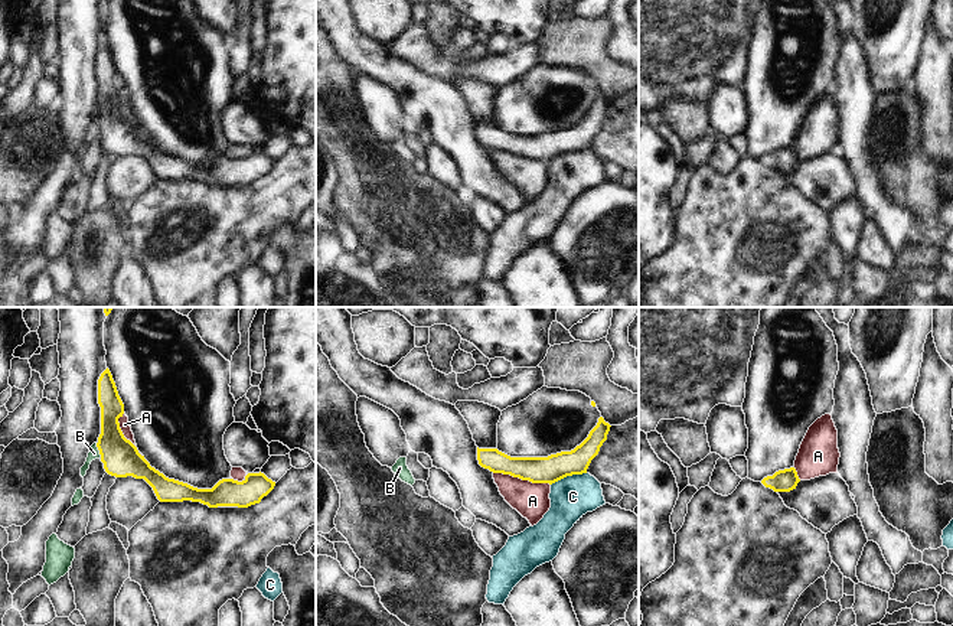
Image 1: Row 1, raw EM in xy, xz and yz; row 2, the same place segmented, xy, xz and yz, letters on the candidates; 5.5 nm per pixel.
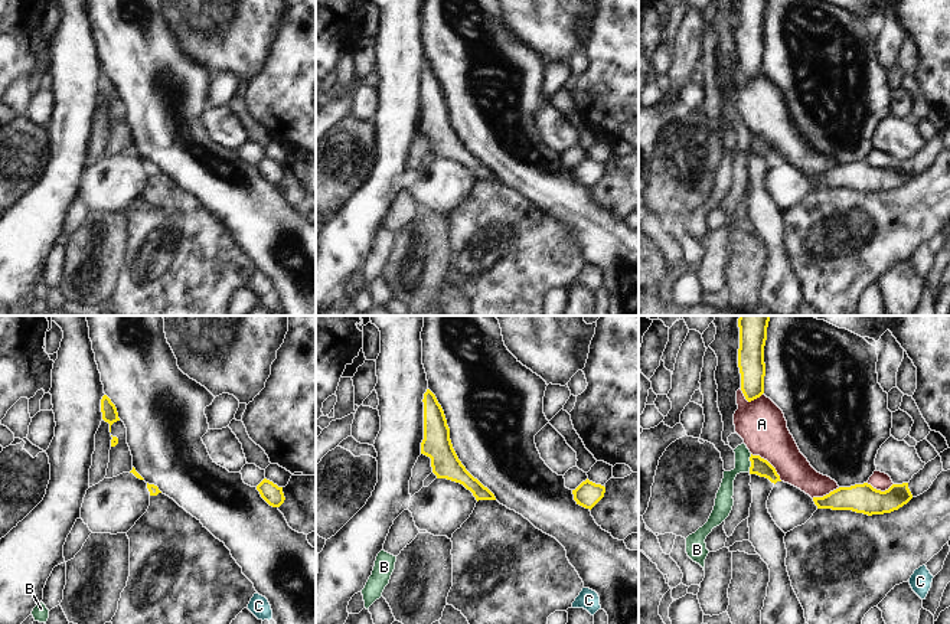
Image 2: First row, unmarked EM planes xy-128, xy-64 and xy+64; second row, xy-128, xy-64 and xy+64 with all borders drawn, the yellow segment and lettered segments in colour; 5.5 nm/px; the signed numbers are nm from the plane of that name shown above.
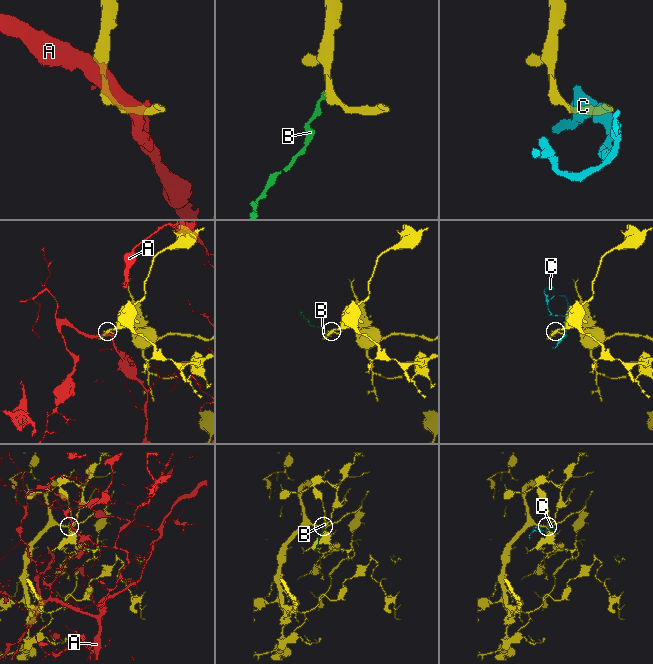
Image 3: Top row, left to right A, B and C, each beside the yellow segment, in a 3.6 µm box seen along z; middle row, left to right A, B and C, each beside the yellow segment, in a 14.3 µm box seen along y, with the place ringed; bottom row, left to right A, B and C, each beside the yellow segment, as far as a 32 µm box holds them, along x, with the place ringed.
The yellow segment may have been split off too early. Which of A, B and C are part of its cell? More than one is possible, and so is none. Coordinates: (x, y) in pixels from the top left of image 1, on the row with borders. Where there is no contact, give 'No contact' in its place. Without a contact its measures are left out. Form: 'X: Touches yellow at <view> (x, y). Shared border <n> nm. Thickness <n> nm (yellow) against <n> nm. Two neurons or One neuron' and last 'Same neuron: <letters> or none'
A: Touches yellow at xz (522, 479). Shared border 320 nm. Thickness 150 nm (yellow) against 190 nm. Two neurons
B: Touches yellow at xy (98, 449). Shared border 90 nm. Thickness 200 nm (yellow) against 60 nm. Two neurons
C: Touches yellow at xz (568, 475). Shared border 220 nm. Thickness 150 nm (yellow) against 240 nm. Two neurons
Same neuron: none.

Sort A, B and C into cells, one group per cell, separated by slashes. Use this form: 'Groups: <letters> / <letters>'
Groups: A / B / C.

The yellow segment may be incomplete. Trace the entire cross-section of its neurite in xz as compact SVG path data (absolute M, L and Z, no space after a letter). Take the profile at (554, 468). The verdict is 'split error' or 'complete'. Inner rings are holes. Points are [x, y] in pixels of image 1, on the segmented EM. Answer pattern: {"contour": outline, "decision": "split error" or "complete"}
{"contour": "M603 417L588 437L571 451L561 451L548 457L510 457L497 449L479 449L477 460L493 473L510 475L532 483L555 483L567 476L587 473L591 460L607 440L610 424Z", "decision": "complete"}

